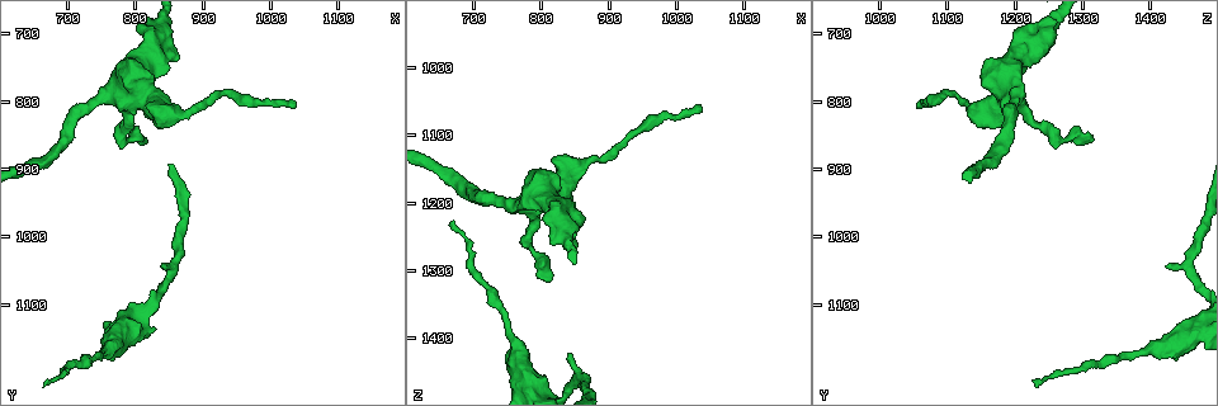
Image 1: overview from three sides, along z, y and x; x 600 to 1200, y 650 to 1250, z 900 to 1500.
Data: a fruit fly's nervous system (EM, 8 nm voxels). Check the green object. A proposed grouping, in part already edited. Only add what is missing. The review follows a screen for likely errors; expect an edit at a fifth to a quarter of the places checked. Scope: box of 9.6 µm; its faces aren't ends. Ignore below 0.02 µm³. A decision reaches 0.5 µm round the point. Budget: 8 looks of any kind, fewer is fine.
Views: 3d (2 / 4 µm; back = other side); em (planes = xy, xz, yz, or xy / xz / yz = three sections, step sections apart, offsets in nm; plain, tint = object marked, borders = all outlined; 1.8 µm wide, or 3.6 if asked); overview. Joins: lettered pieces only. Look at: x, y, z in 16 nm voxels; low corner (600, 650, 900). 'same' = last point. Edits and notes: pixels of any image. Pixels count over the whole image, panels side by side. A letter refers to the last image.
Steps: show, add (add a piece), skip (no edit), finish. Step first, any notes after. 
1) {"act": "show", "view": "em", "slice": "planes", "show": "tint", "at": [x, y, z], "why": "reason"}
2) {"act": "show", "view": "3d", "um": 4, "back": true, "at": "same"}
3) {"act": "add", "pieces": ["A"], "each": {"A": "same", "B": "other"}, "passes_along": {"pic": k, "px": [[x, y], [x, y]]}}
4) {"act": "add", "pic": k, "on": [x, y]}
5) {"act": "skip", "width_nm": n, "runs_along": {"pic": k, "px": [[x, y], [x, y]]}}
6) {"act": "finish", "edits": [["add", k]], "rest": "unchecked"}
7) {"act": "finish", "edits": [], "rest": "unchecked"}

{"act": "show", "view": "3d", "um": 2, "at": [815, 850, 1310], "why": "branch stops here"}

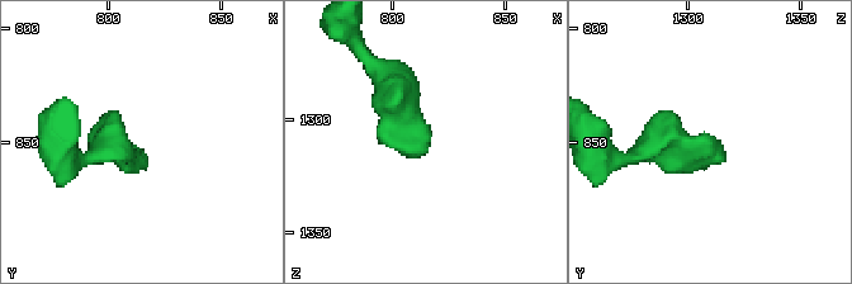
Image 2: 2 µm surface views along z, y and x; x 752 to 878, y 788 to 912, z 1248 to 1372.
{"act": "show", "view": "em", "um": 3.6, "slice": "xz", "step": 4, "show": "tint", "at": [814, 852, 1313]}

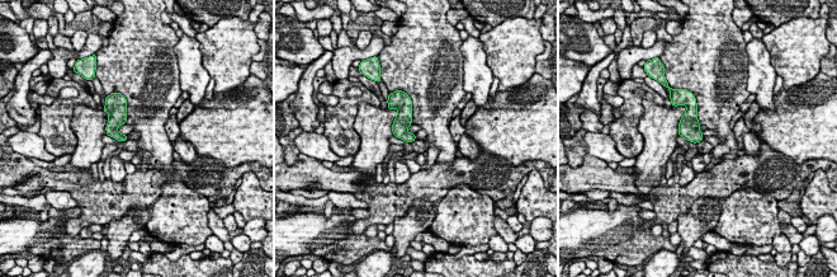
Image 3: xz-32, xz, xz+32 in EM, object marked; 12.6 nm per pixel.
{"act": "show", "view": "em", "um": 3.6, "slice": "xz", "step": 4, "show": "borders", "at": "same"}

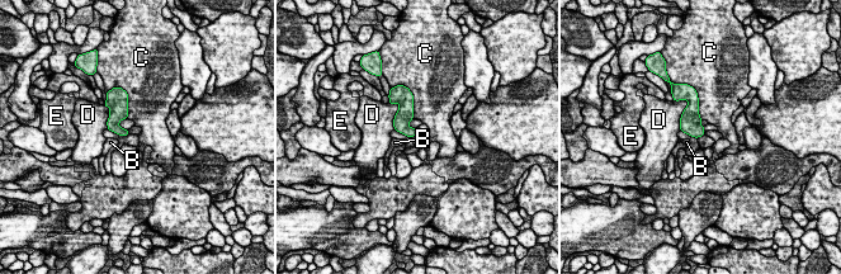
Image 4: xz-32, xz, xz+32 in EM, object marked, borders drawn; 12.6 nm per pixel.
{"act": "skip", "each": {"B": "other", "C": "other", "D": "other", "E": "other"}, "border": {"pic": 4, "px": [[695, 90], [699, 116], [703, 119]]}, "found": "none of them fits"}

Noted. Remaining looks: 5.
{"act": "show", "view": "3d", "um": 4, "at": [765, 1160, 1430], "why": "sudden change in width"}

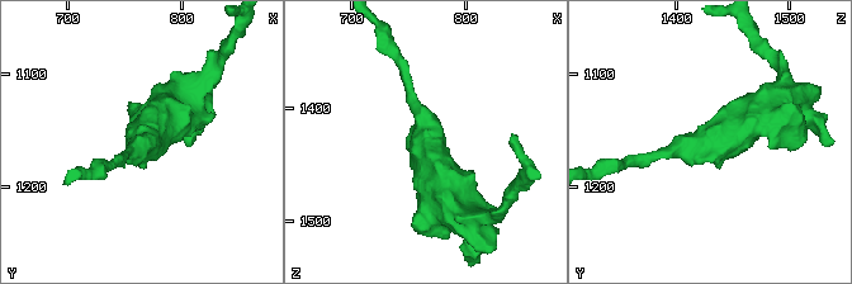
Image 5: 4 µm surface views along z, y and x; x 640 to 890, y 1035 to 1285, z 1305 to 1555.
{"act": "show", "view": "em", "um": 3.6, "slice": "planes", "show": "tint", "at": [768, 1160, 1434], "why": "now the EM"}

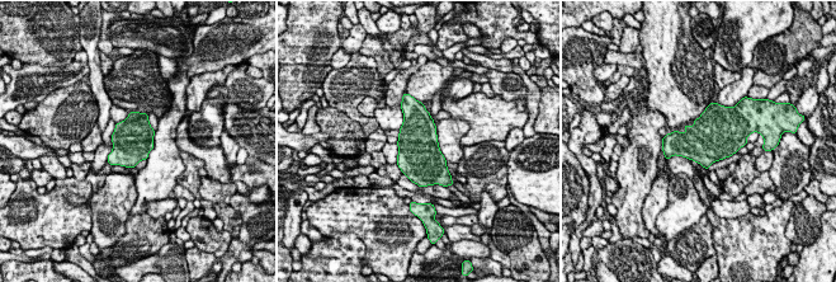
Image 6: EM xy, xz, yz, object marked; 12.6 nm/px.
{"act": "show", "view": "em", "um": 3.6, "slice": "planes", "show": "borders", "at": "same", "why": "see the neighbours"}

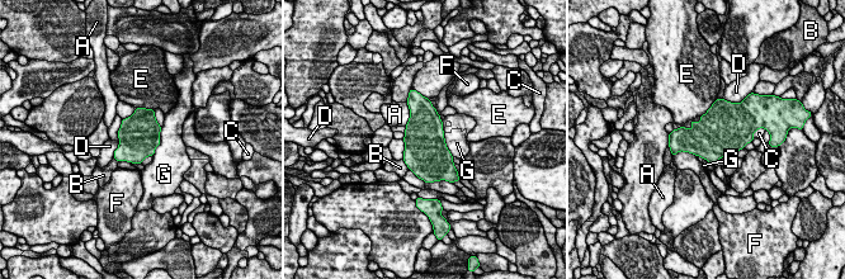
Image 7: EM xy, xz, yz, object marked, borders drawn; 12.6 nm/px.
{"act": "skip", "each": {"A": "other", "B": "other", "C": "other", "D": "other", "E": "other", "F": "other", "G": "other"}, "border": {"pic": 7, "px": [[161, 127], [160, 143], [151, 155]]}, "found": "none of them fits"}

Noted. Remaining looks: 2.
{"act": "show", "view": "3d", "um": 2, "at": [1035, 805, 1055], "why": "tapers out"}

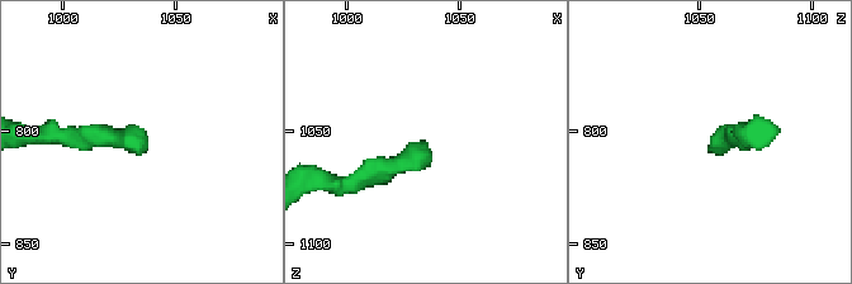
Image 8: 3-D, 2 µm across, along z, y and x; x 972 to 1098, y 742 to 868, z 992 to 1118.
{"act": "show", "view": "em", "slice": "planes", "show": "borders", "at": [1034, 810, 1058], "why": "shape alone is not enough"}

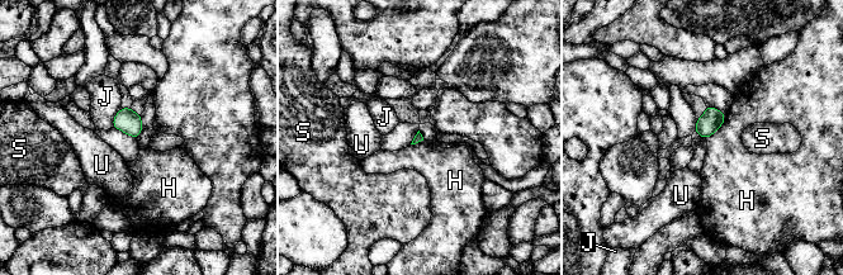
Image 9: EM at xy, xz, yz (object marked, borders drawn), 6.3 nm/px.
{"act": "skip", "longest_contact_nm": ["H", 220], "each": {"H": "other", "J": "other", "S": "other", "U": "other"}, "found": "none of them fits"}

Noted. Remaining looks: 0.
{"act": "finish", "edits": [], "rest": "unchecked"}

